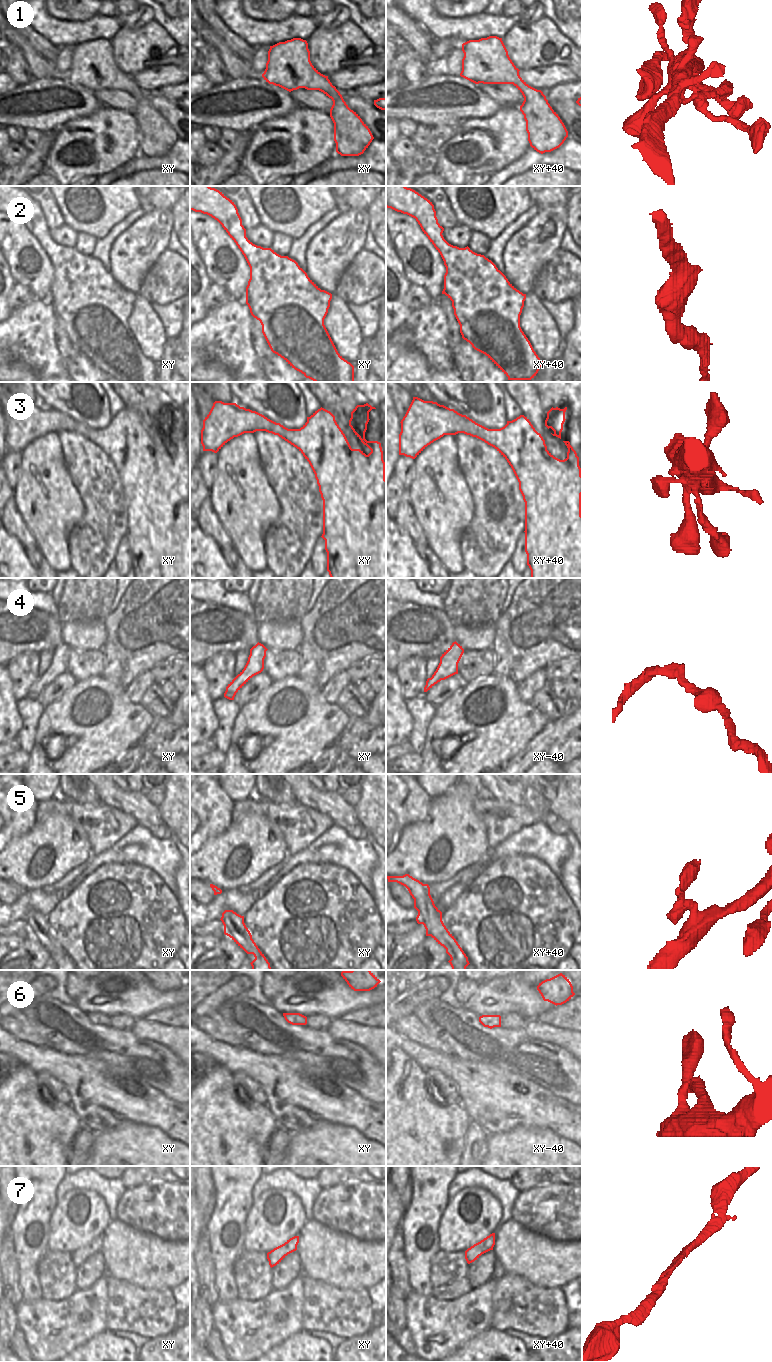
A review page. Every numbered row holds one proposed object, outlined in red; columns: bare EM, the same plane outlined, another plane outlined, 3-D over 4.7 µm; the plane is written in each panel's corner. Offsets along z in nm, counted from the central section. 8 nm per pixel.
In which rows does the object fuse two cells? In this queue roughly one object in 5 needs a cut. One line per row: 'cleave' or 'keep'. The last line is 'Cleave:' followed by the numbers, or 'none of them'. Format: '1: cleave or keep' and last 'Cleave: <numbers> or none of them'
1: keep
2: keep
3: keep
4: keep
5: keep
6: keep
7: keep
Cleave: none of them

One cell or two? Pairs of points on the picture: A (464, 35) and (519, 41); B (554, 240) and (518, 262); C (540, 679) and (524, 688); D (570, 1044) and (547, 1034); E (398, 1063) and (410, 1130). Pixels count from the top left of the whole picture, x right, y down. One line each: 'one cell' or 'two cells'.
A: two cells
B: one cell
C: one cell
D: one cell
E: one cell

